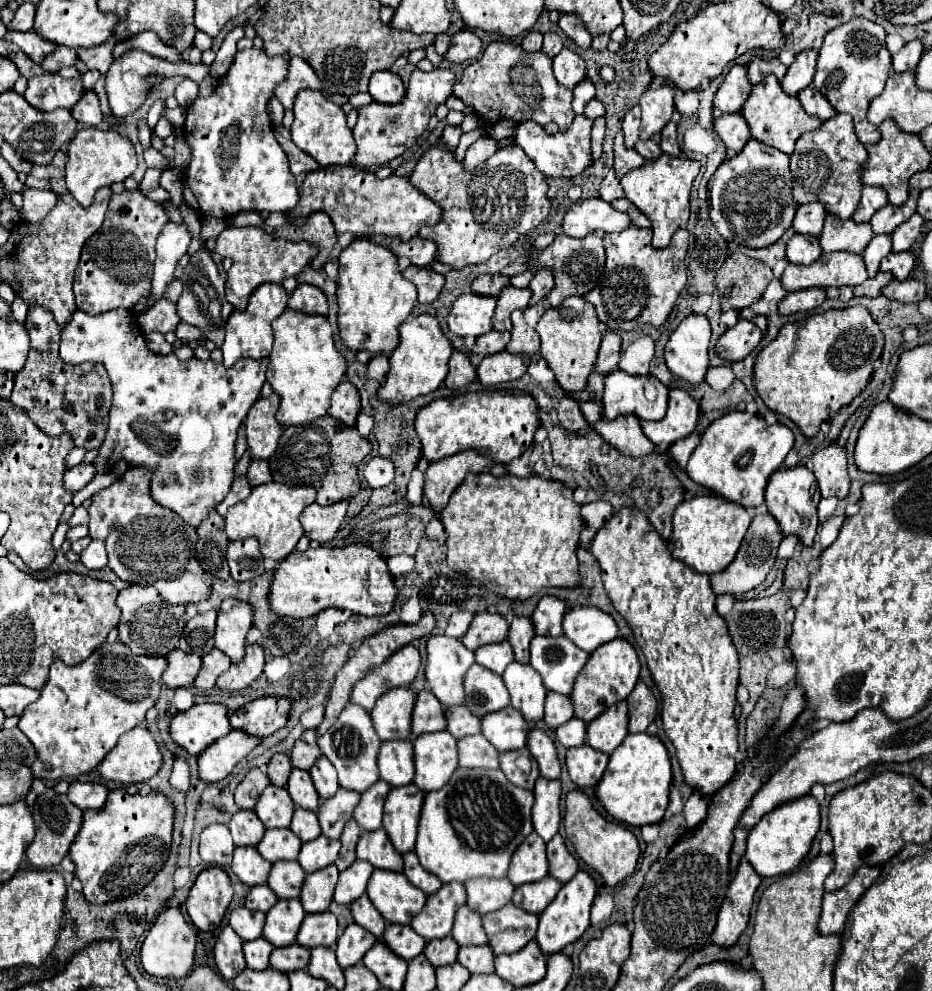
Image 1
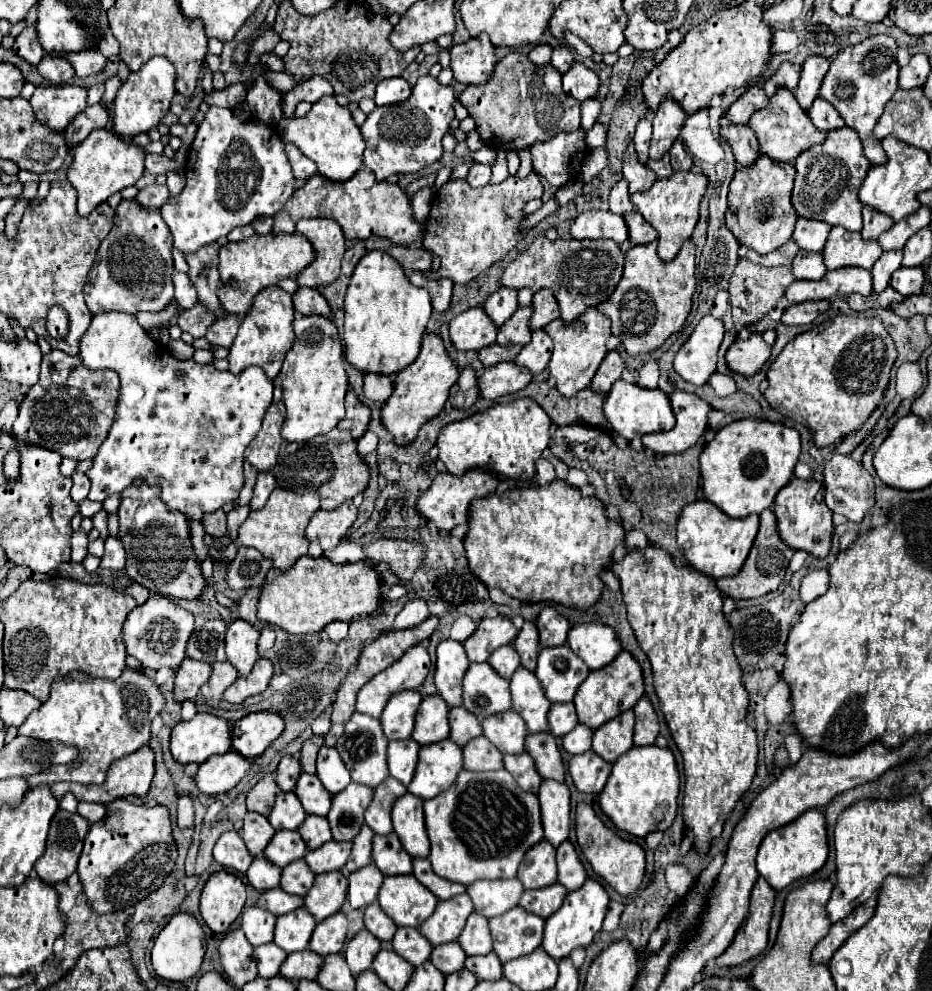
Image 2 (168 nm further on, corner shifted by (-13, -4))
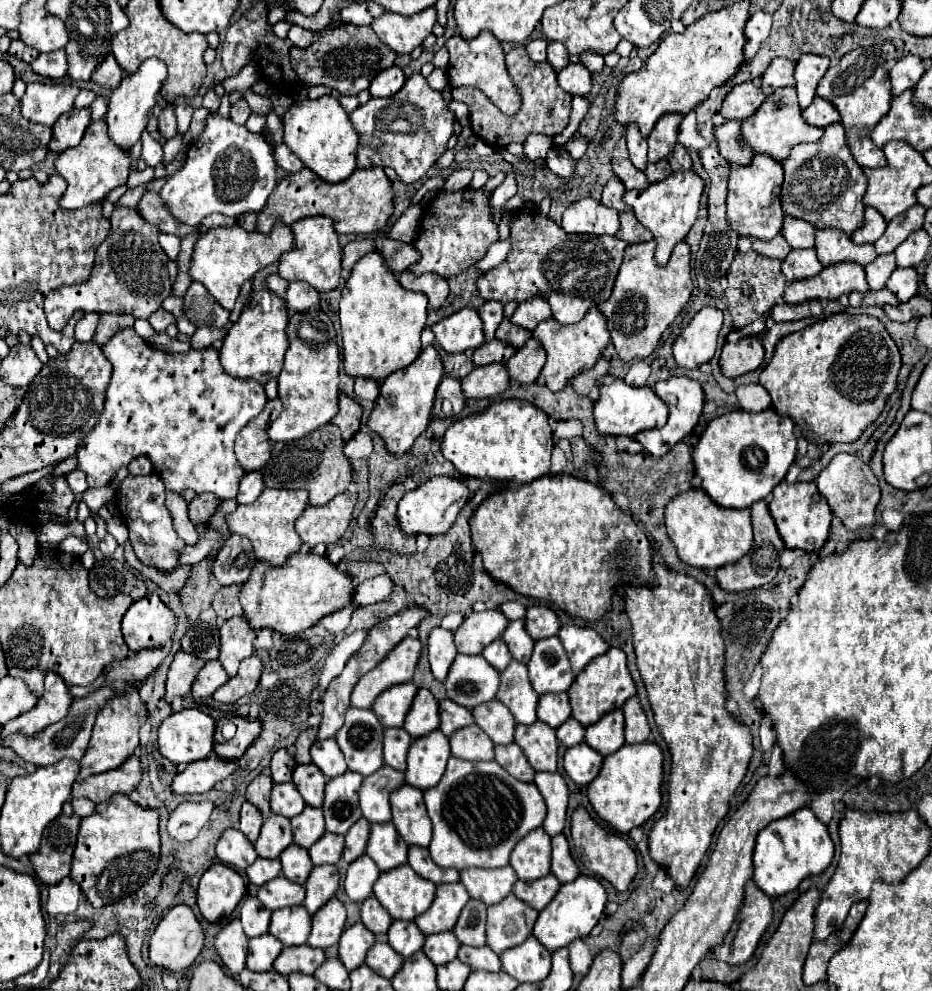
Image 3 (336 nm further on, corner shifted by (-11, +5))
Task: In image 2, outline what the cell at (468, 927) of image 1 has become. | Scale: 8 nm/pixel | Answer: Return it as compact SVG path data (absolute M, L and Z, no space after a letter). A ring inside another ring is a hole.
M476 911L470 913L470 917L458 937L458 943L468 955L488 955L492 951L488 919Z

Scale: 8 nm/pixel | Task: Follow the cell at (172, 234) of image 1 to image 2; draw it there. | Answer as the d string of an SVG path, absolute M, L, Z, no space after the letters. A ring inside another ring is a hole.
M210 107L208 115L198 125L196 139L190 147L186 163L186 187L178 197L170 197L162 205L162 217L174 237L174 249L182 251L184 255L196 253L198 249L214 243L218 237L226 237L234 227L248 225L256 217L276 215L296 191L294 181L296 177L290 169L290 161L286 161L284 141L276 127L262 125L254 117L242 121L232 109Z

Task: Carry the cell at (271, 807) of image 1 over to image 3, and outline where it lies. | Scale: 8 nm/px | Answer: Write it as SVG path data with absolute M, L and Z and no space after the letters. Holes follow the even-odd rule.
M284 782L284 784L274 784L272 788L272 796L270 796L270 804L272 804L272 812L292 818L298 816L304 810L304 800L300 800L300 794L296 792L296 786L292 782Z

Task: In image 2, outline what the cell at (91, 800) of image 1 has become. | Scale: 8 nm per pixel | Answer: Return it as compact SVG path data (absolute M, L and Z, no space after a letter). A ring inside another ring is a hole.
M82 801L82 803L78 803L78 813L80 813L84 819L88 819L90 823L94 823L94 821L100 821L102 817L106 817L106 805Z

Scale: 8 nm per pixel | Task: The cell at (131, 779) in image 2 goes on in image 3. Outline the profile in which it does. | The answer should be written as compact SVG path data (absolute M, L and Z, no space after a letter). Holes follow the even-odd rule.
M130 758L116 770L90 776L88 780L82 780L82 782L74 782L72 796L74 798L88 798L94 804L100 804L116 792L128 796L138 786L140 778L142 778L140 760Z

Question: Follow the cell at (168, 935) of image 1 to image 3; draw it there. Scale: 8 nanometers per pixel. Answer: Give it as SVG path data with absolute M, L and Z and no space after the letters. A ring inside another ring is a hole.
M184 904L170 908L150 938L150 960L172 972L186 970L204 946L204 940L188 940L192 932L202 932L194 912Z

